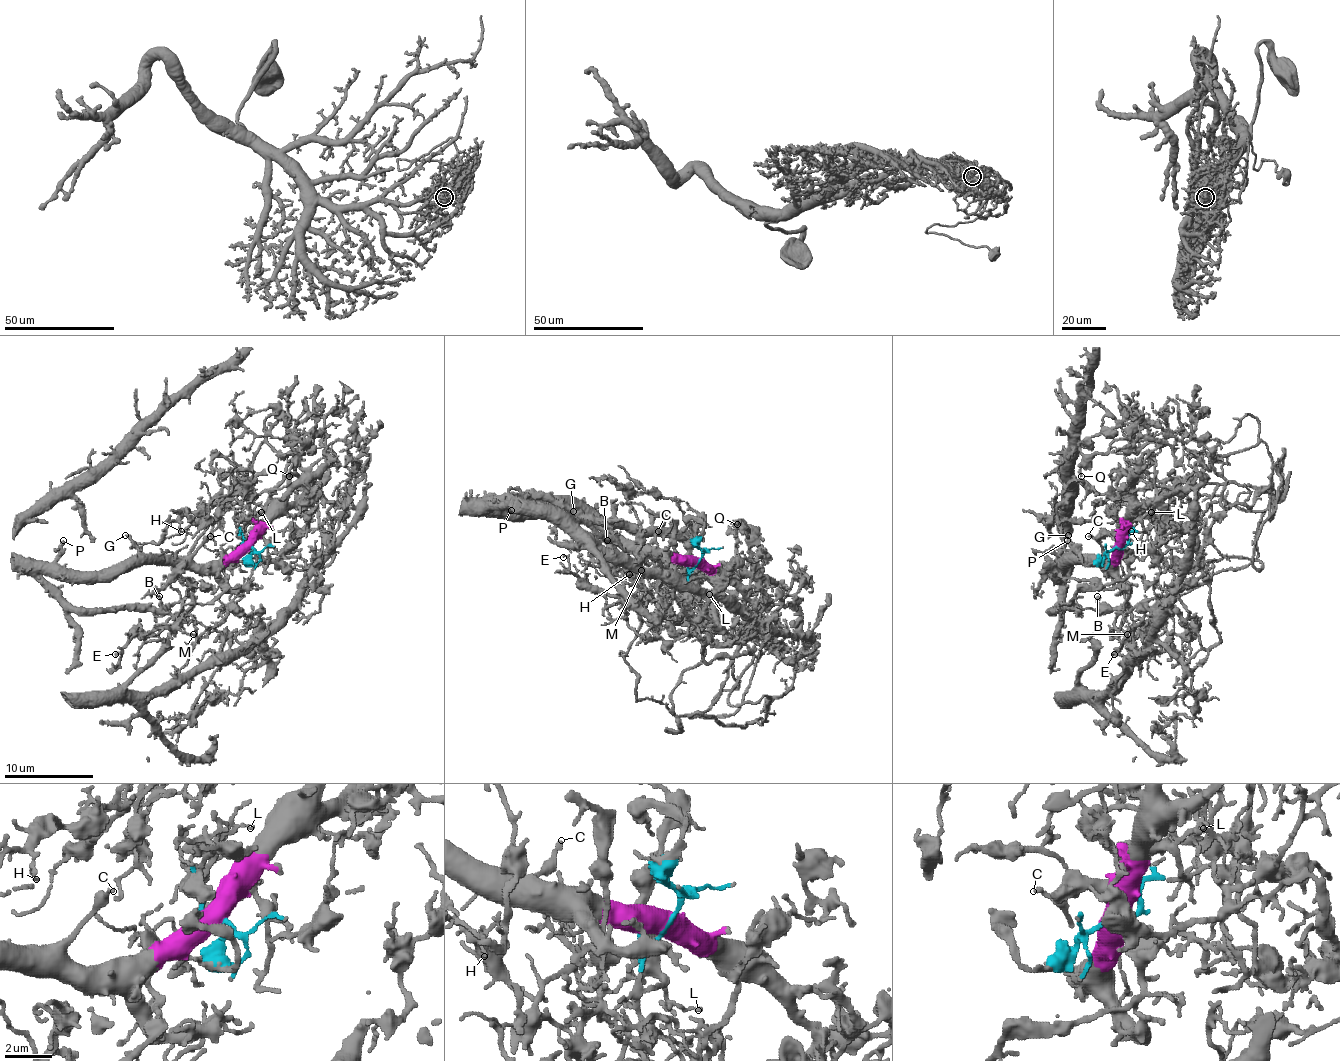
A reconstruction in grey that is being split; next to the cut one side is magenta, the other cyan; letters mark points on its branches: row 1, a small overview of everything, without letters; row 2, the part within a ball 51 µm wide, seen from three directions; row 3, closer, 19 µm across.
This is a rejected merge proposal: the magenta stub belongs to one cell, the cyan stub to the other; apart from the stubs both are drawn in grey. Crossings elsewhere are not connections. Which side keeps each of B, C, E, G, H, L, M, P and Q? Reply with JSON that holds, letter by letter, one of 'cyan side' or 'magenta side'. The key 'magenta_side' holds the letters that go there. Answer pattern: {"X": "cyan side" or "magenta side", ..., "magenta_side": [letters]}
{"B": "cyan side", "C": "magenta side", "E": "cyan side", "G": "magenta side", "H": "cyan side", "L": "cyan side", "M": "cyan side", "P": "magenta side", "Q": "cyan side", "magenta_side": ["C", "G", "P"]}

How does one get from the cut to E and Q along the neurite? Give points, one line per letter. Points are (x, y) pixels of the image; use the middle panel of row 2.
E: (699, 562), (687, 608), (719, 626), (667, 704), (636, 700), (625, 660), (636, 602), (587, 586), (563, 557)
Q: (699, 562), (687, 608), (719, 626), (676, 715), (739, 684), (754, 608), (736, 608), (736, 524)

